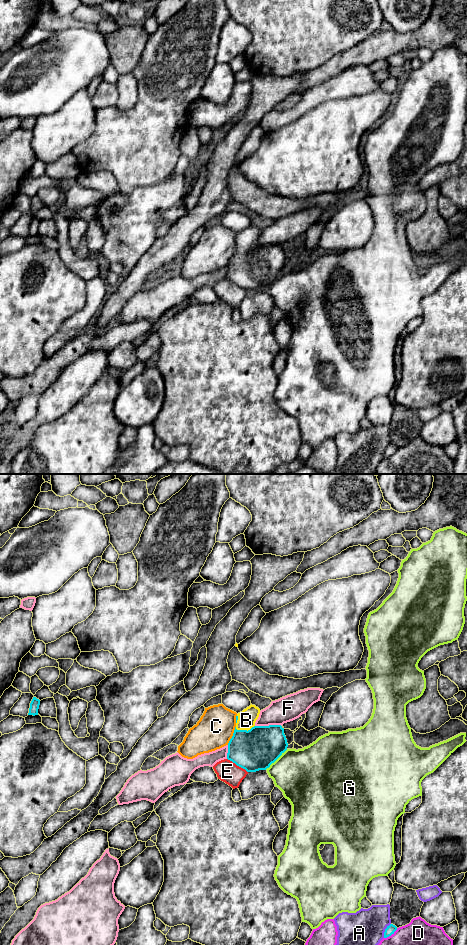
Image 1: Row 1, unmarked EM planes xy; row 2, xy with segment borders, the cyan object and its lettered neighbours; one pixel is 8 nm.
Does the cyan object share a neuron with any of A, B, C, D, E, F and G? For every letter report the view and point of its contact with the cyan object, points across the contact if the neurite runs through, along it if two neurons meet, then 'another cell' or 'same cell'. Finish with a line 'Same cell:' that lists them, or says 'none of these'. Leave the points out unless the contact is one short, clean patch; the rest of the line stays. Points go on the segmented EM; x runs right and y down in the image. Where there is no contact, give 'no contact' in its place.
A: meets cyan in xy at (385, 930); another cell
B: meets cyan in xy at (244, 730); runs through xy (256, 749), (248, 741), (244, 730), (246, 720); same cell
C: meets cyan in xy at (233, 735); another cell
D: meets cyan in xy at (390, 935); another cell
E: meets cyan in xy at (237, 765); another cell
F: meets cyan in xy at (269, 725); another cell
G: meets cyan in xy at (276, 759); another cell
Same cell: B

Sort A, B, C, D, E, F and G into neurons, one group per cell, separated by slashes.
A / B / C / D / E / F / G

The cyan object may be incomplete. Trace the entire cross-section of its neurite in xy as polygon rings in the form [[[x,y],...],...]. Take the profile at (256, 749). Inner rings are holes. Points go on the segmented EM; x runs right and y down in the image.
[[[250,705],[236,716],[227,759],[247,772],[266,770],[288,747],[281,725],[256,726],[260,709]]]

